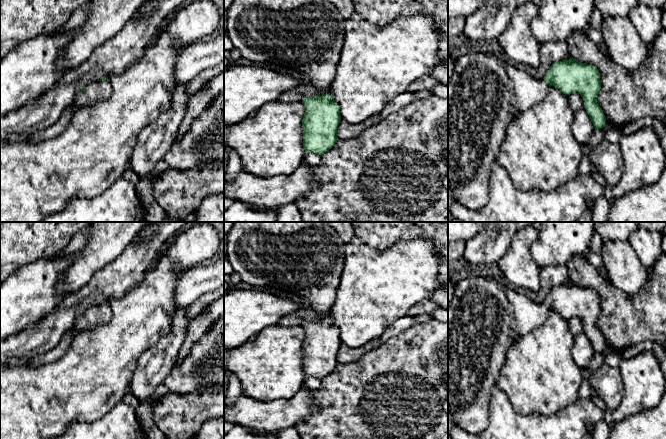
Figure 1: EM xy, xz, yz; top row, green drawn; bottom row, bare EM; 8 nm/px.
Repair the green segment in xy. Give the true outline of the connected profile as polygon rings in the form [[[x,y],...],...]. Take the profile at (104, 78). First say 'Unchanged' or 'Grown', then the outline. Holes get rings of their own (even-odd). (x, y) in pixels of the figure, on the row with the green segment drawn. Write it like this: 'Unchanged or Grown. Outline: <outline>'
Grown. Outline: [[[107,76],[88,84],[87,87],[81,86],[81,89],[83,93],[76,101],[74,112],[78,111],[85,103],[94,104],[99,100],[107,98],[111,93],[111,85]]]

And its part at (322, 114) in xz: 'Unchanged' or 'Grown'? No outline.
Grown

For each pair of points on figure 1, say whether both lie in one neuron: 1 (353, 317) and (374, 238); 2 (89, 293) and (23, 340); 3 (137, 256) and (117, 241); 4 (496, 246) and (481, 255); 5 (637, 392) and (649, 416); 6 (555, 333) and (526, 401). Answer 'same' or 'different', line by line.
1: different
2: same
3: different
4: same
5: different
6: same

